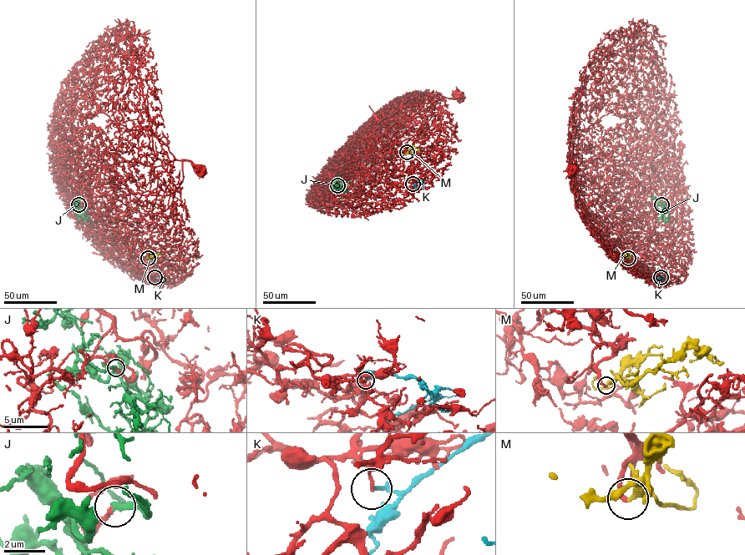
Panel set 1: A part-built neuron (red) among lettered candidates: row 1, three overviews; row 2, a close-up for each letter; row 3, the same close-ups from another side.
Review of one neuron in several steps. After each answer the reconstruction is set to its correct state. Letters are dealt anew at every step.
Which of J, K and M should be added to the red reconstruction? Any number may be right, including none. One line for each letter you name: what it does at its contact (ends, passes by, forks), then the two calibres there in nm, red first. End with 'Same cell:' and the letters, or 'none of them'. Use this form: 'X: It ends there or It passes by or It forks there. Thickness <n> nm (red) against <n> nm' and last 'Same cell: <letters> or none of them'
J: It ends there. Thickness 190 nm (red) against 280 nm
M: It ends there. Thickness 240 nm (red) against 360 nm
Same cell: J, M

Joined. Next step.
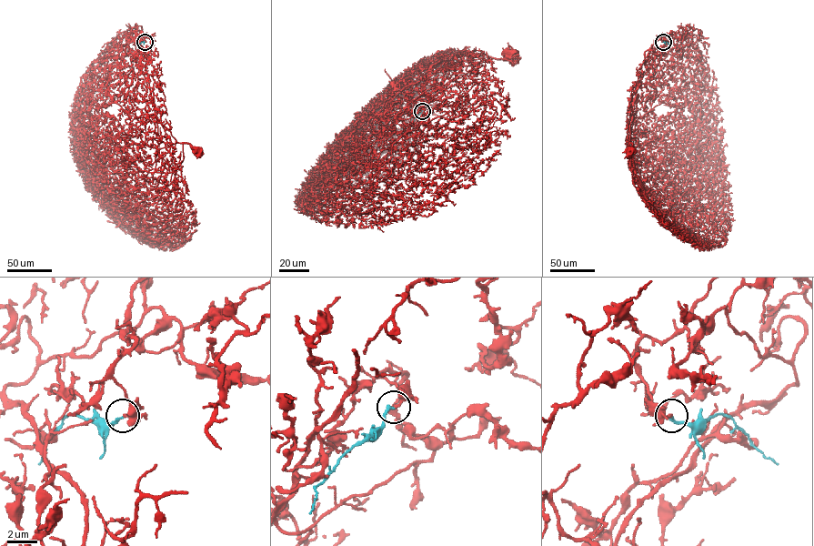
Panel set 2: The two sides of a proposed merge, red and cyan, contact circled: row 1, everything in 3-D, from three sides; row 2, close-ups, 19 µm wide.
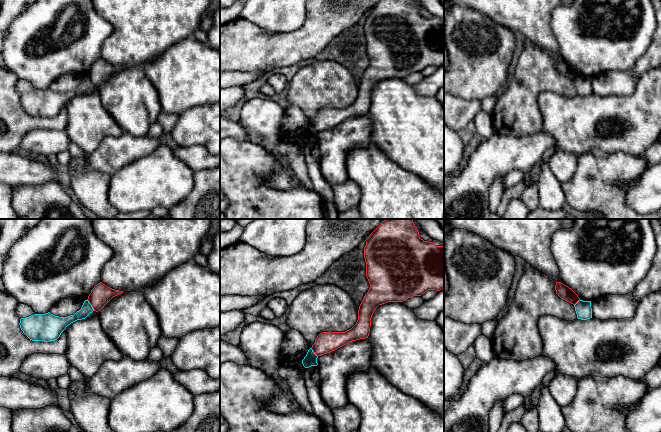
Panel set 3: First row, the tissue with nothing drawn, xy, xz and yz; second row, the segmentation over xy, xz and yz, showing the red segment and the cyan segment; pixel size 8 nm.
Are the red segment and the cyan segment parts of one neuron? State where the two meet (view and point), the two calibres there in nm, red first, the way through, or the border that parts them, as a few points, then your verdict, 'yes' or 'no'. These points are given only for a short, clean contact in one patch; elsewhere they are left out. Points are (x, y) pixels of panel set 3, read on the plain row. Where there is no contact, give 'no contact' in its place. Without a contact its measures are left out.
contact xy (91, 80); calibres 170 and 90 nm; border xy (87, 75), (94, 86); no

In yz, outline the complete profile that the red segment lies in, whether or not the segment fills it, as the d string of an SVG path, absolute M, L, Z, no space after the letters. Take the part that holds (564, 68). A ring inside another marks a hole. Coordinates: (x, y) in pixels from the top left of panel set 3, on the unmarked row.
M556 58L555 66L556 70L562 76L565 76L573 81L575 81L580 76L578 71L571 64L569 64L561 58Z

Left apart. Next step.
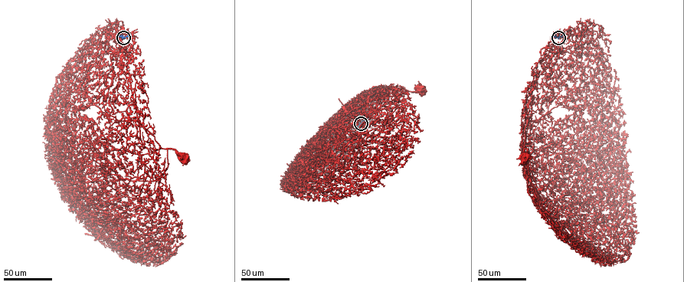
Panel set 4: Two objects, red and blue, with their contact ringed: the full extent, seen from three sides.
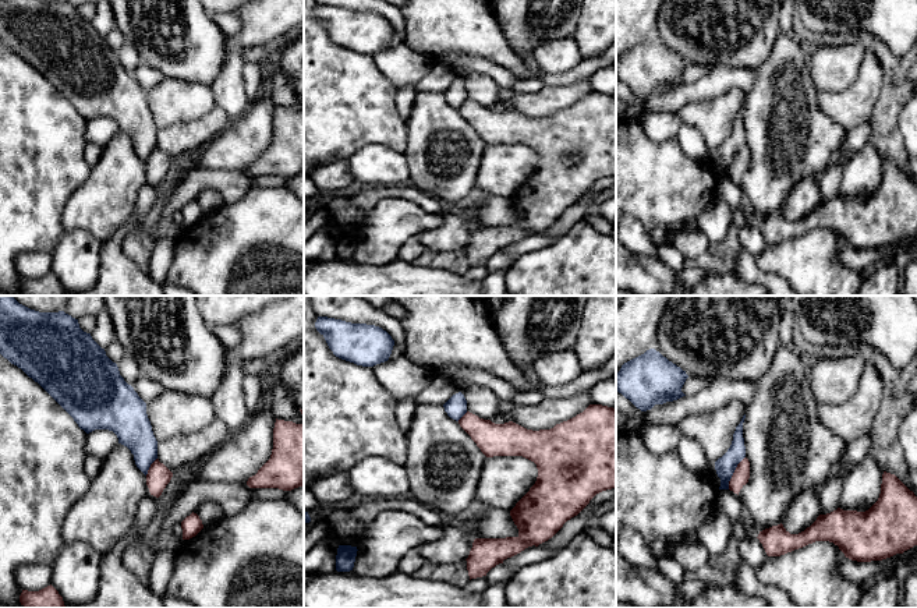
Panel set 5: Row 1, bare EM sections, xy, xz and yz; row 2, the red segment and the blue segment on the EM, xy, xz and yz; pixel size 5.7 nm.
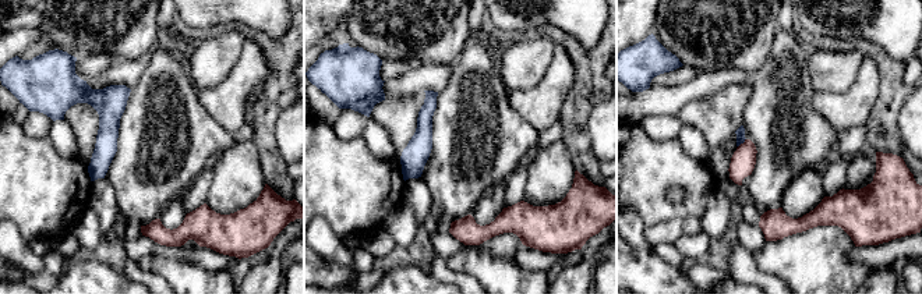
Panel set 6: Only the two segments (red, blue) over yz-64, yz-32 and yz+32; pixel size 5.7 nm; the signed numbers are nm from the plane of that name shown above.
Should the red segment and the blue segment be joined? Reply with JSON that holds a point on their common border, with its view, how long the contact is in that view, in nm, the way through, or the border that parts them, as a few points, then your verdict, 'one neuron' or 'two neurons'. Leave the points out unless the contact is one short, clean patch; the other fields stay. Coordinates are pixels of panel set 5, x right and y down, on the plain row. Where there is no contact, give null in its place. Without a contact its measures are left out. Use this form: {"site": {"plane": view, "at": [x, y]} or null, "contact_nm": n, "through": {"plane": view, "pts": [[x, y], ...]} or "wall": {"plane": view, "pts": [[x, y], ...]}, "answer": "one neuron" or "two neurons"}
{"site": {"plane": "yz", "at": [733, 161]}, "contact_nm": 220, "wall": {"plane": "yz", "pts": [[744, 144], [737, 152], [728, 176]]}, "answer": "two neurons"}

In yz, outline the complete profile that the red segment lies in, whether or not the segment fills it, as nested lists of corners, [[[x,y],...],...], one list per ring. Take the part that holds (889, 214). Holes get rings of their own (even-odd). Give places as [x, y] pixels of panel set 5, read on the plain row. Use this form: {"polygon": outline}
{"polygon": [[[884,159],[879,185],[868,198],[838,195],[819,202],[799,222],[790,222],[780,211],[757,226],[768,244],[829,229],[852,248],[882,248],[917,233],[917,184],[895,162]]]}

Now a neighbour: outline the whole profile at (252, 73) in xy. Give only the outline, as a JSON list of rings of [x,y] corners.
[[[245,63],[242,68],[242,81],[249,102],[259,98],[261,85],[266,74],[268,64]]]

